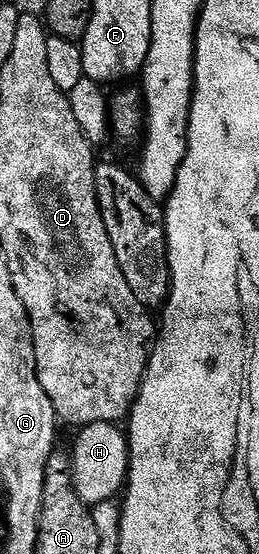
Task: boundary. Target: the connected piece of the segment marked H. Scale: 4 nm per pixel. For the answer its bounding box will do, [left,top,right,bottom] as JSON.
[69,421,131,507]

